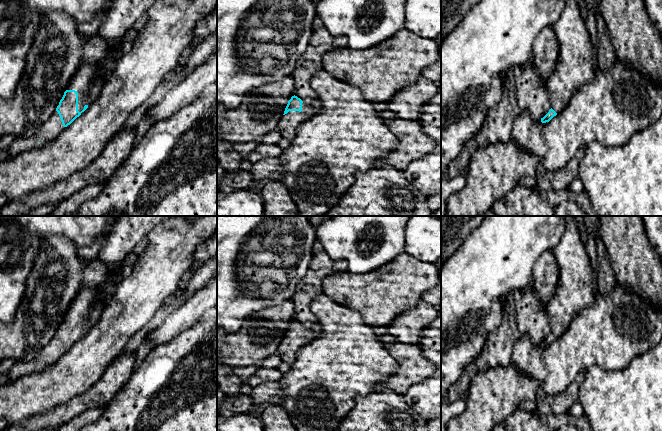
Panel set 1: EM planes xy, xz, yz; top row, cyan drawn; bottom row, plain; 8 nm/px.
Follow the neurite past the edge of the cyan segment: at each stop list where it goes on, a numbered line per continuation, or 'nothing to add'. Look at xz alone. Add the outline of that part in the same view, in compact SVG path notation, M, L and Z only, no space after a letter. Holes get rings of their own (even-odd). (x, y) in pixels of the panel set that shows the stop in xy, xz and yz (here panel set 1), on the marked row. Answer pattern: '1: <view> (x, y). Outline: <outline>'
1: xz (289, 123). Outline: M302 103L302 111L289 111L287 114L283 115L279 125L278 130L280 131L282 138L292 141L296 136L296 130L298 127L311 119L320 110L320 105L307 105Z

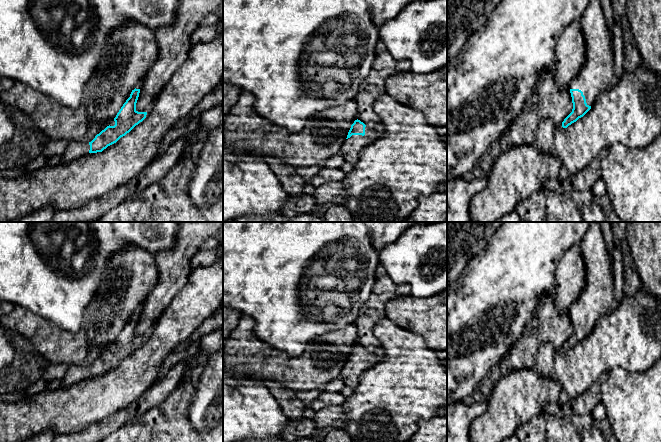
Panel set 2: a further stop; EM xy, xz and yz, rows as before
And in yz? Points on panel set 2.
1: yz (597, 76). Outline: M599 0L589 1L588 8L580 19L580 25L586 41L586 59L583 69L572 81L570 89L581 90L587 105L592 106L602 93L608 91L618 81L614 72L613 37Z

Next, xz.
1: xz (352, 147). Outline: M365 127L365 135L352 135L350 138L346 139L342 149L341 154L343 155L345 162L355 165L359 160L359 154L361 151L374 143L383 134L383 129L370 129Z

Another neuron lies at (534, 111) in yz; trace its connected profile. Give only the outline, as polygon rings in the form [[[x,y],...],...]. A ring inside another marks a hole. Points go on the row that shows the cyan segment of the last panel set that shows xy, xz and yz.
[[[554,67],[544,70],[535,93],[517,117],[521,126],[518,139],[527,144],[536,143],[537,129],[543,119],[551,119],[554,127],[562,125],[572,109],[570,89],[558,85]]]

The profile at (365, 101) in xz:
[[[388,51],[376,54],[372,68],[354,98],[358,120],[370,129],[381,128],[381,119],[374,111],[376,98],[385,94],[385,82],[389,76],[410,69],[407,60],[396,60]]]

